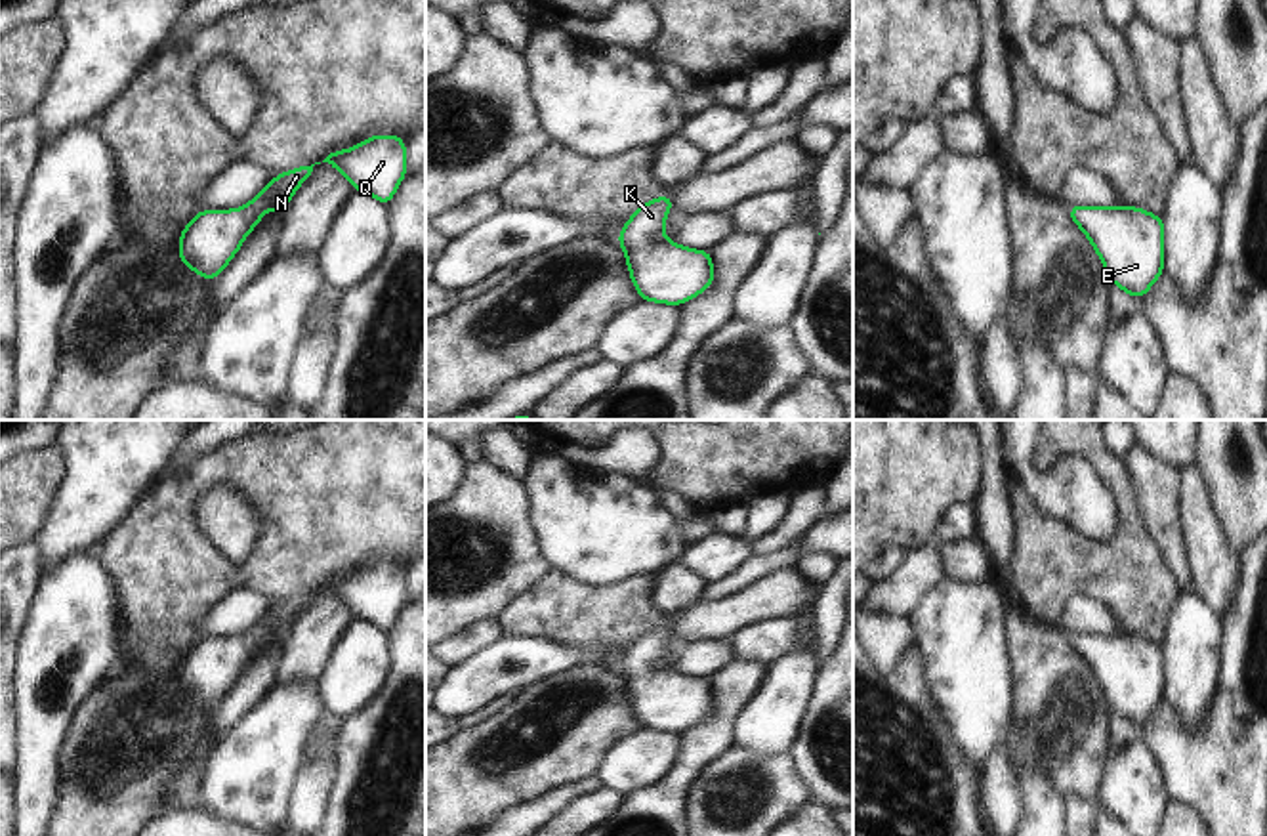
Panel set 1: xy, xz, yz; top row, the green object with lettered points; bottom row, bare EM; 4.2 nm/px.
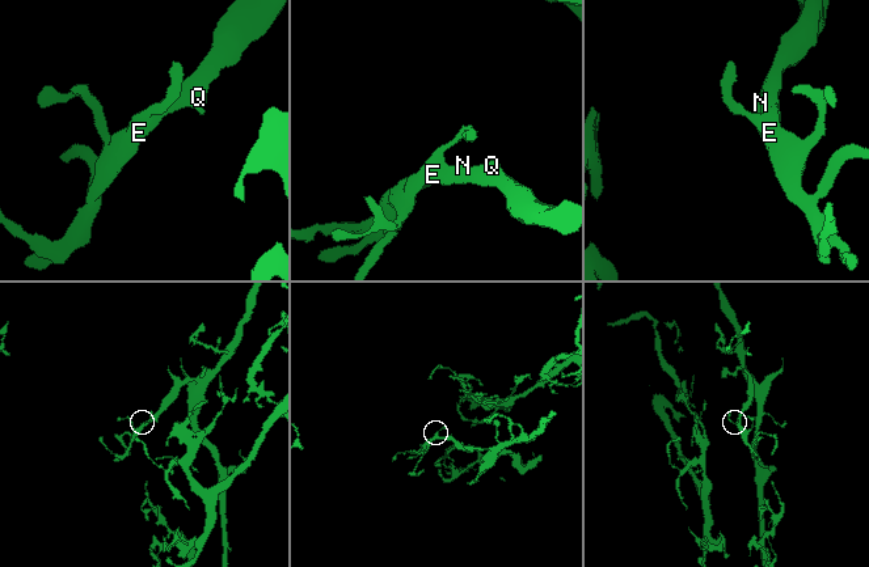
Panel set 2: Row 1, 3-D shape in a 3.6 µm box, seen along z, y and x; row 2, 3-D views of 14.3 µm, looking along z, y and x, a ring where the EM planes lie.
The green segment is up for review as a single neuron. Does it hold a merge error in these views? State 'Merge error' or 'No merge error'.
No merge error

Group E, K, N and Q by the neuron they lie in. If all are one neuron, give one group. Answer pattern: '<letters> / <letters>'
E K N Q

